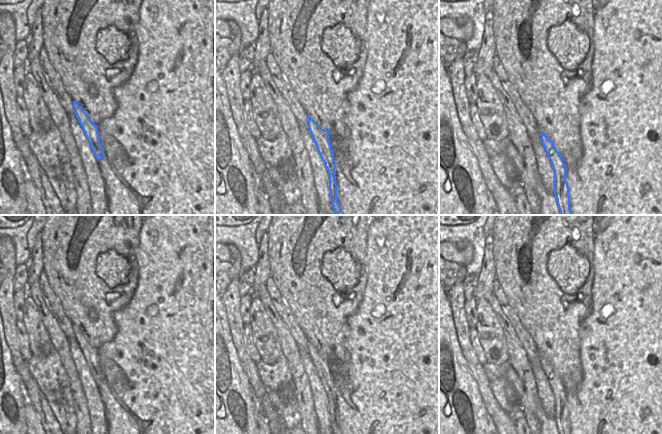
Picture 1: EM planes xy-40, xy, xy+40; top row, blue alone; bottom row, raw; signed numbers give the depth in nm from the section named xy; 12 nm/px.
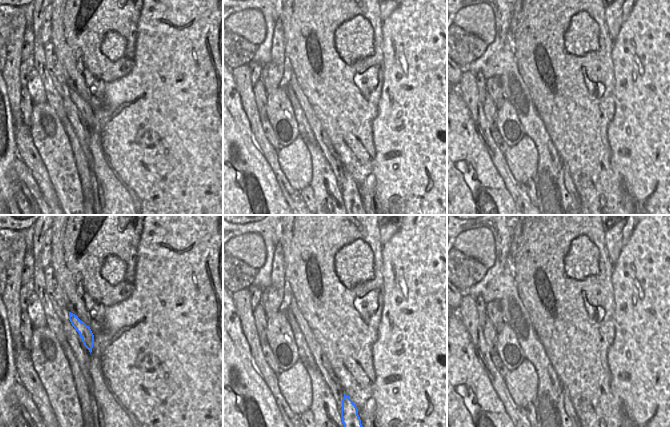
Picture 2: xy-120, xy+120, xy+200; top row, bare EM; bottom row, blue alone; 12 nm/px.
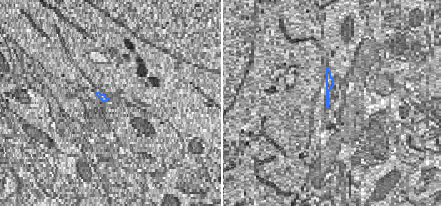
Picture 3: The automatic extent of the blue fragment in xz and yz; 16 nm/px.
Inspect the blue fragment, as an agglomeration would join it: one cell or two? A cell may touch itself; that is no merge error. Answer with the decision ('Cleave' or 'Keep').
Keep

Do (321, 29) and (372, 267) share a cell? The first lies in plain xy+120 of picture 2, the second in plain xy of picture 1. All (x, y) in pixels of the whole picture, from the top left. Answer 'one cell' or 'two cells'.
two cells

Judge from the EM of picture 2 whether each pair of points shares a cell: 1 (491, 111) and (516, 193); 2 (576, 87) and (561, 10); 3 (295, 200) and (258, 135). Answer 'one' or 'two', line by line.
1: two
2: one
3: one

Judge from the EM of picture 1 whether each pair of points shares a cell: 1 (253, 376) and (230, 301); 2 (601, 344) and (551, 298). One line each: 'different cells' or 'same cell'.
1: same cell
2: different cells

